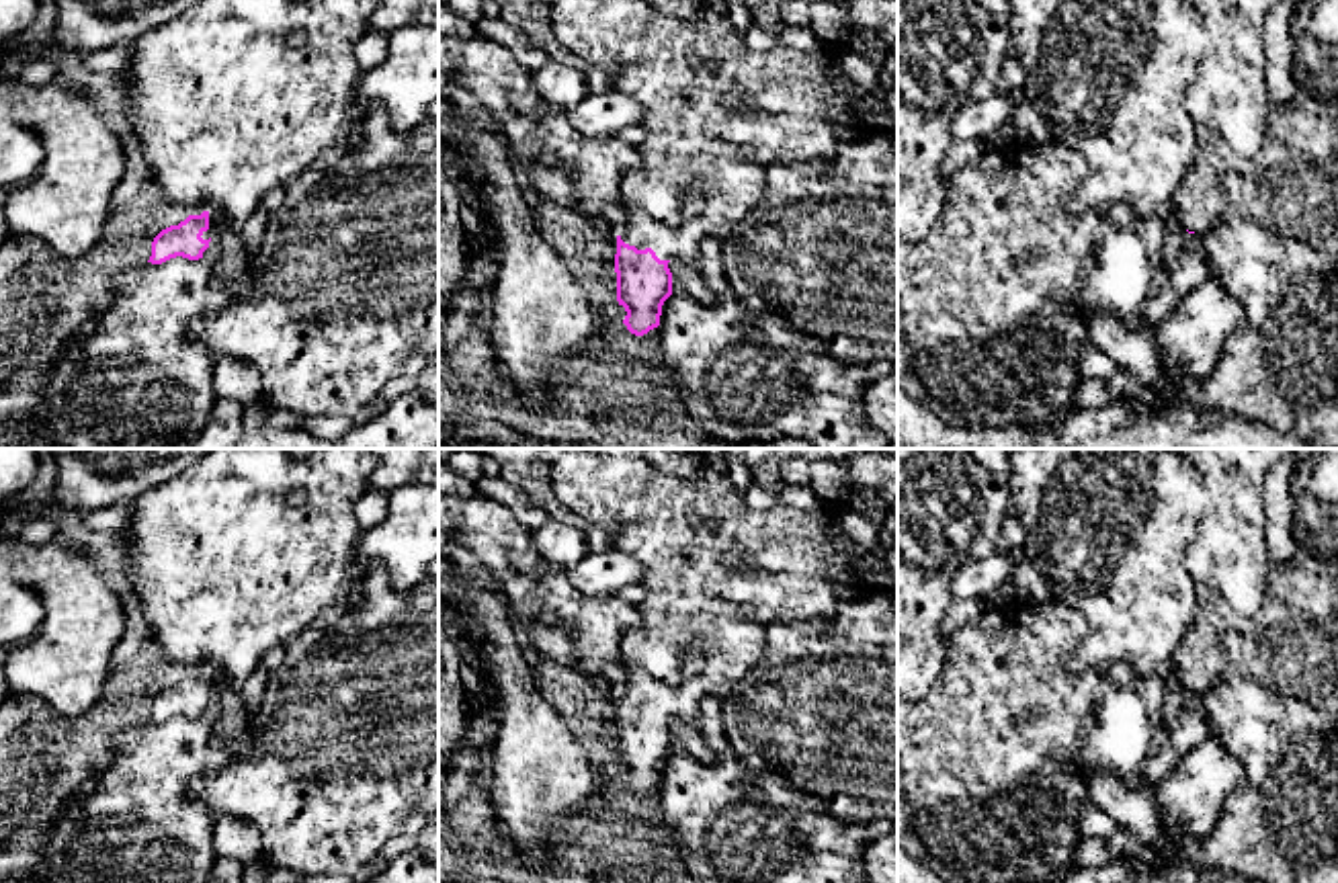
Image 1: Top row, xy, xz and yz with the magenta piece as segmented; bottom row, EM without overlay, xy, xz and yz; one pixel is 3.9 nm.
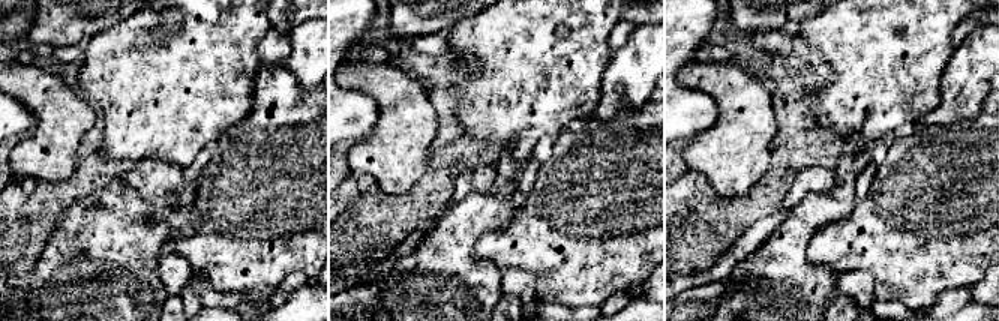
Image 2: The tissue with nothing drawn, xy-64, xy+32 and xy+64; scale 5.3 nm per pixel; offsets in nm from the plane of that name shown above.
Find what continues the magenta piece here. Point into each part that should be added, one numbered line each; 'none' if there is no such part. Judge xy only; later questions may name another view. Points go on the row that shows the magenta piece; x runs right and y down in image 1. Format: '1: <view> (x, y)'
1: xy (232, 271)

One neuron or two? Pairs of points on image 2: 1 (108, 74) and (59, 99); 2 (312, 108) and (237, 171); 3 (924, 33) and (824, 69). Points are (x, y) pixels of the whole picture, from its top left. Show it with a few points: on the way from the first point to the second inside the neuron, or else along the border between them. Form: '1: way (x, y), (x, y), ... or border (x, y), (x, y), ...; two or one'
1: border (72, 87), (96, 113); two
2: way (291, 122), (278, 123), (273, 134), (258, 150); one
3: border (812, 47), (830, 66), (830, 81); two

